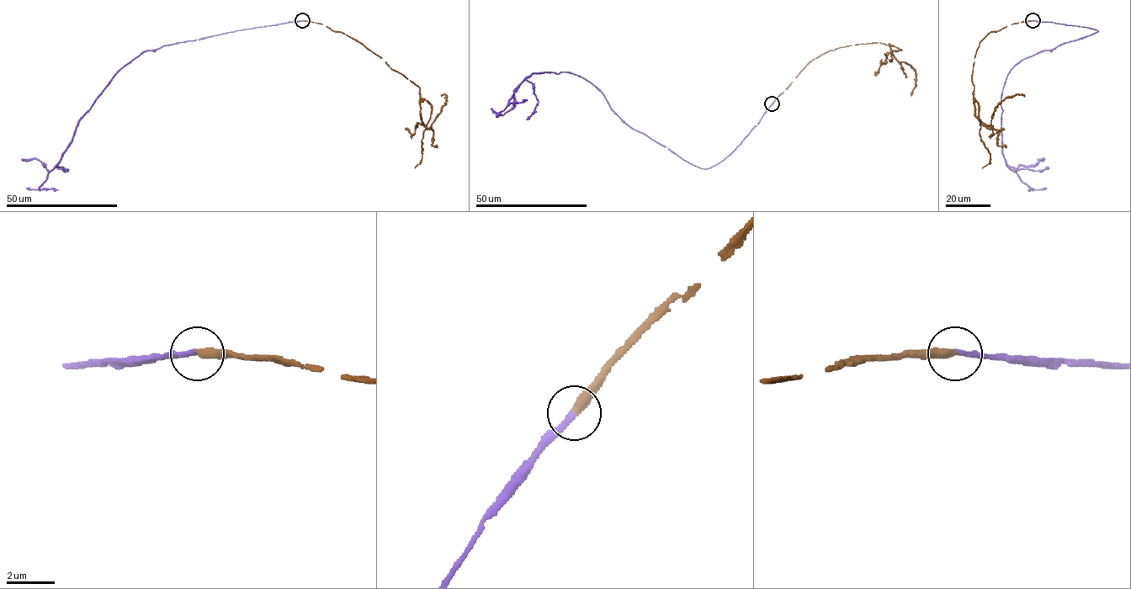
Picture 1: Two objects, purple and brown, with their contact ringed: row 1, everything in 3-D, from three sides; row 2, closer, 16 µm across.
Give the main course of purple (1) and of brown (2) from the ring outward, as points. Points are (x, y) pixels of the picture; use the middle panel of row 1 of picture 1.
1: (772, 104), (729, 155), (703, 169), (632, 129), (579, 76), (533, 72), (514, 90), (507, 111), (491, 108)
2: (772, 104), (814, 59), (839, 48), (879, 42), (889, 44), (897, 61), (910, 64), (915, 72), (910, 96)

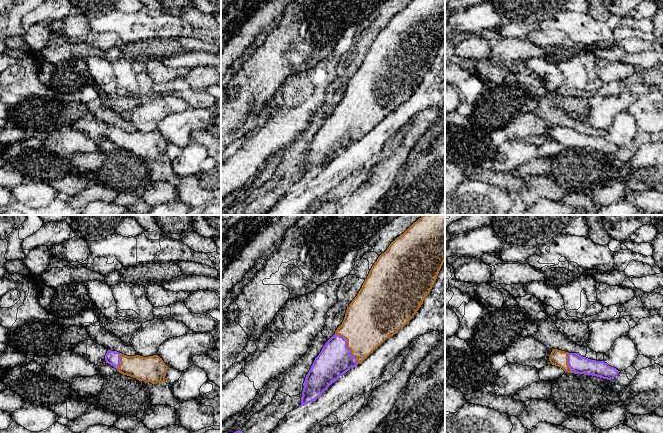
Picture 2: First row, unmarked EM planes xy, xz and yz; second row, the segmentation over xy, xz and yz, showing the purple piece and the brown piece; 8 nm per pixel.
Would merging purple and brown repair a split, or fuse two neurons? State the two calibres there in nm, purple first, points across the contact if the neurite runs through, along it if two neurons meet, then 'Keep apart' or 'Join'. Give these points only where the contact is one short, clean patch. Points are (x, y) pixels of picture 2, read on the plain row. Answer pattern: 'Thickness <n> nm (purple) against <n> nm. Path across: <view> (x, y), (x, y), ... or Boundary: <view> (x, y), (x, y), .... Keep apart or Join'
Thickness 260 nm (purple) against 380 nm. Path across: xz (334, 136), (347, 124), (367, 100). Join

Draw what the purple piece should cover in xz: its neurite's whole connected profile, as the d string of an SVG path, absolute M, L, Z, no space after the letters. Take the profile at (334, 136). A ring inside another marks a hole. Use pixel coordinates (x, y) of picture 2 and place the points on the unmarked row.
M412 0L372 42L344 96L315 134L303 159L301 182L321 172L350 144L361 140L386 115L404 103L430 69L445 38L445 0Z

